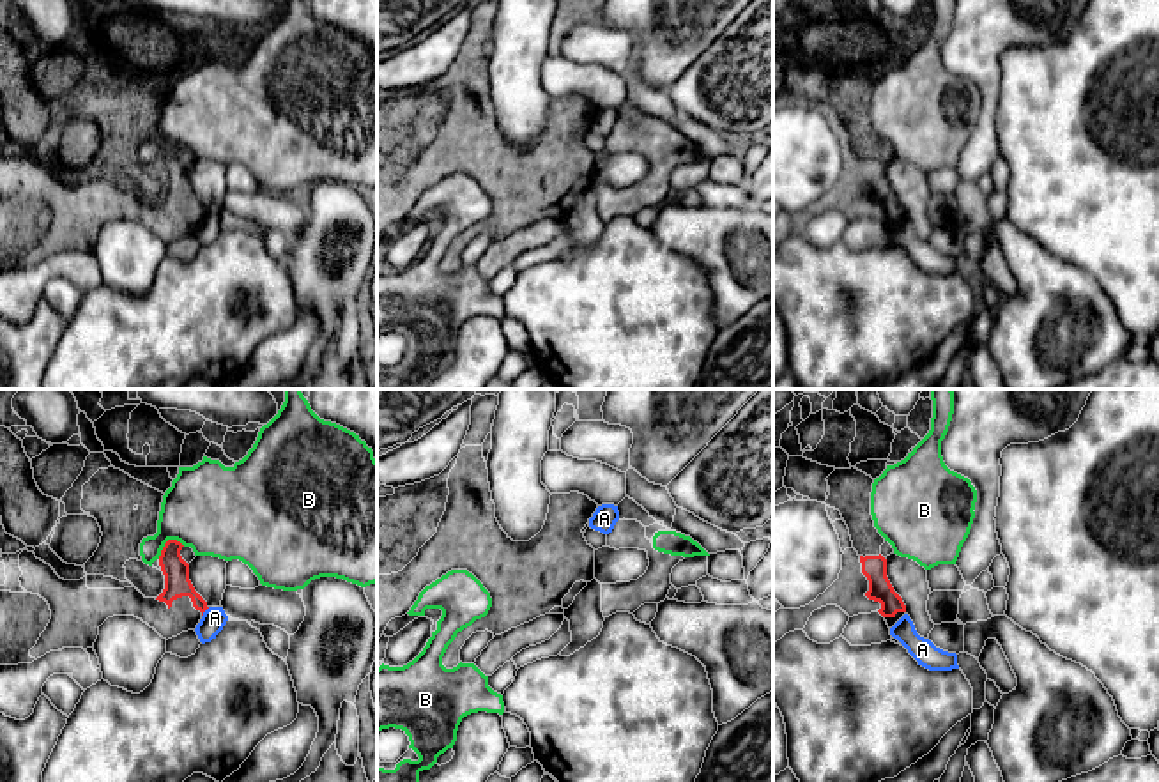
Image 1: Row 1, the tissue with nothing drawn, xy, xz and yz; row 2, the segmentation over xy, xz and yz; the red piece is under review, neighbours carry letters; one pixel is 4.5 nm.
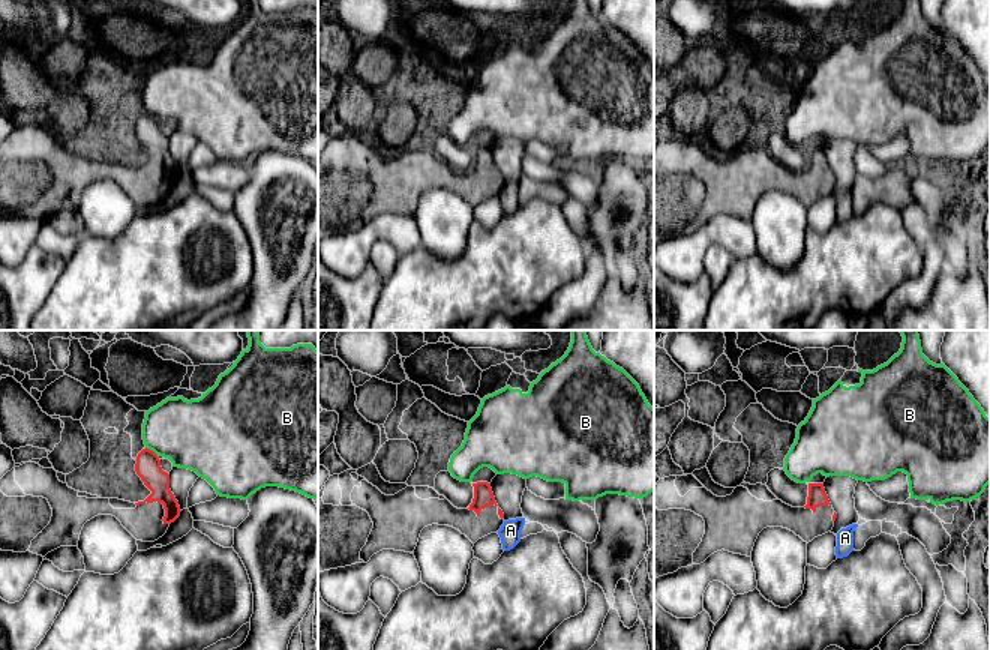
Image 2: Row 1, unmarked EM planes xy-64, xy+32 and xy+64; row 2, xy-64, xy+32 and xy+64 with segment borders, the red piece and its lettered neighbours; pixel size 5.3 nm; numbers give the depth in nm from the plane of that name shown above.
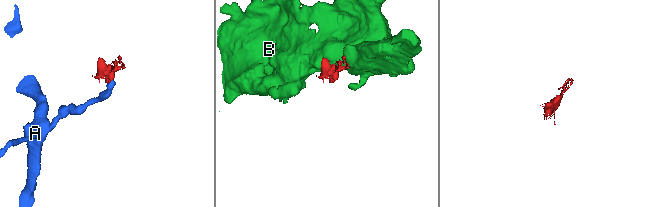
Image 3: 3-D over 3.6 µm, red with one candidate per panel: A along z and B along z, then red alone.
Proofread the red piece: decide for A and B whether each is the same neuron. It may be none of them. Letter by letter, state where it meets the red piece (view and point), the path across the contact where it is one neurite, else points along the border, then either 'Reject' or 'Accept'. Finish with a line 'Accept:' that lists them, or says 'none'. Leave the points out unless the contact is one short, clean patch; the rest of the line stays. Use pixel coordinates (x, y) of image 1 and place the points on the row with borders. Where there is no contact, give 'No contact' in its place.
A: Touches red at xy (204, 611). Boundary: xy (209, 607), (202, 616). Reject
B: Touches red at xy (167, 542). Reject
Accept: none

